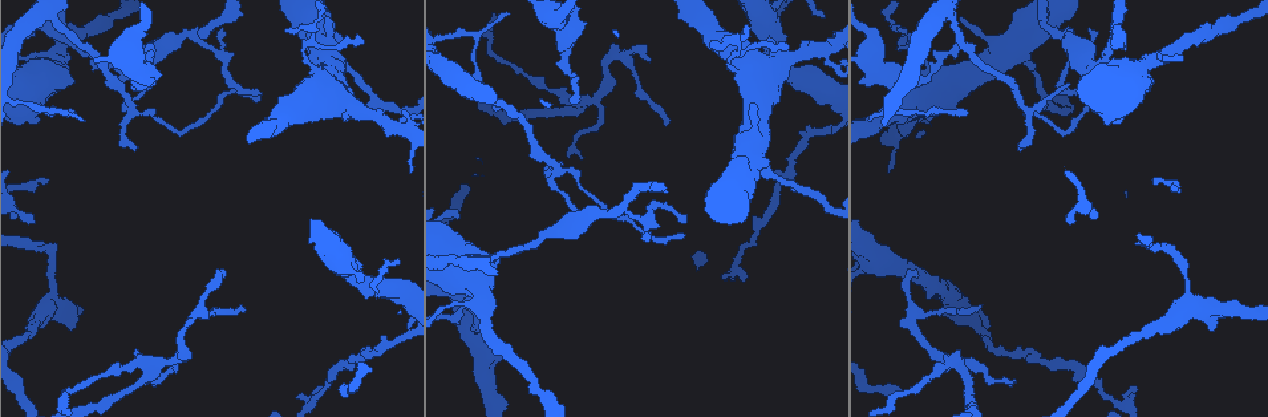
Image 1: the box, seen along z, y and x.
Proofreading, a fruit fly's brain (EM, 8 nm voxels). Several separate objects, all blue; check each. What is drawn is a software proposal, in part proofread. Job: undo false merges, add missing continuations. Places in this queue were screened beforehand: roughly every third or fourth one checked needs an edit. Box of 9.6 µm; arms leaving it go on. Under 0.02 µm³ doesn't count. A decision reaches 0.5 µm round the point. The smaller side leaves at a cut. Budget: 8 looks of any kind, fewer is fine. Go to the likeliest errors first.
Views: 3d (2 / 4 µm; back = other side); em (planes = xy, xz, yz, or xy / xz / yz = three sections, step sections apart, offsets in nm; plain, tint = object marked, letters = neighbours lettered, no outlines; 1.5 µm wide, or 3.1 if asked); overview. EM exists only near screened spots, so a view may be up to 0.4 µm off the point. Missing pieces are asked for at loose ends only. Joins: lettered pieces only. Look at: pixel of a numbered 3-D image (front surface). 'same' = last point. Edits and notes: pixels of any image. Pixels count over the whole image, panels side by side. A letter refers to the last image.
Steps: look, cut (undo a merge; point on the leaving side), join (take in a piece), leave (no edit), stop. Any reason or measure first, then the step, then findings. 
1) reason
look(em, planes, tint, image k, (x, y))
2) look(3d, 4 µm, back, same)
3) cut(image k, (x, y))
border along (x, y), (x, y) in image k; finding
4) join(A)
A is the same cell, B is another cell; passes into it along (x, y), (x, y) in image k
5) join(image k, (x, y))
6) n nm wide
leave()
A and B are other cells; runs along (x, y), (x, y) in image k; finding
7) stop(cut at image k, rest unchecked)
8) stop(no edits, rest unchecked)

thin end
look(em, planes, letters, image 1, (324, 18))

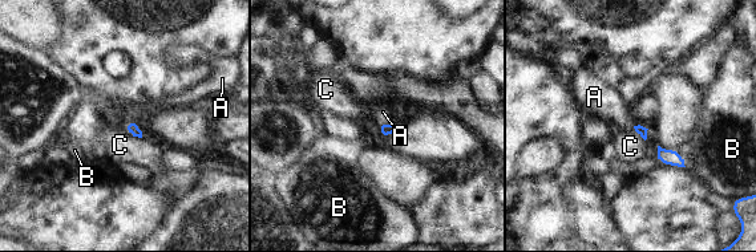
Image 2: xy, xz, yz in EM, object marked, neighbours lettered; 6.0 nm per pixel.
join(A)
A is the same cell, B and C are other cells; it goes on there

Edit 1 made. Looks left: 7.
look(3d, 4 µm, image 1, (954, 361))

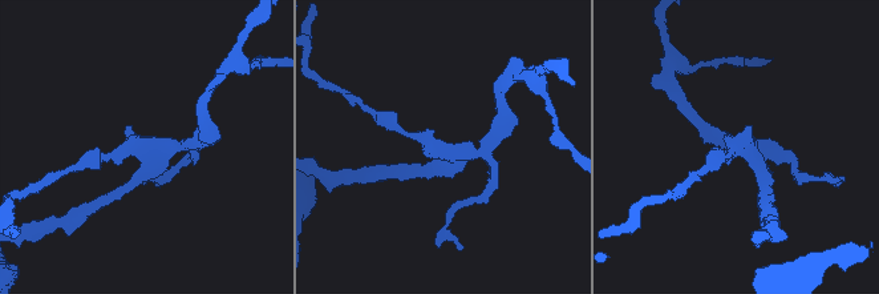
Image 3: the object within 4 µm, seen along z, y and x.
look(em, planes, tint, image 3, (164, 146))

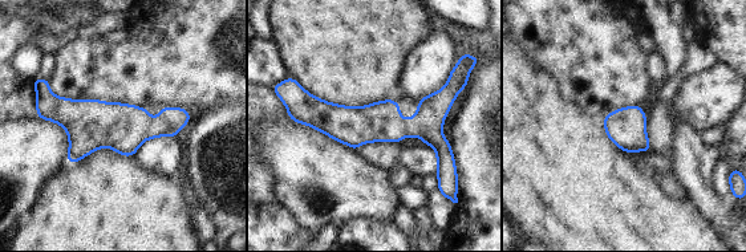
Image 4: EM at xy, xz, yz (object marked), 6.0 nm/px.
look(em, planes, letters, same)

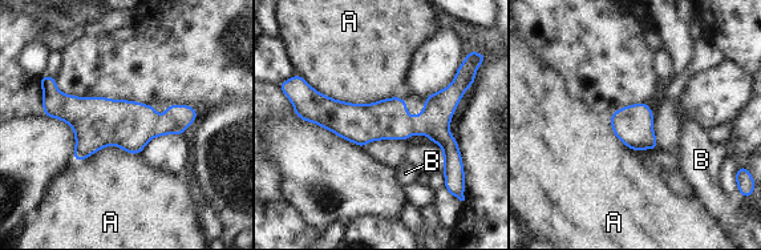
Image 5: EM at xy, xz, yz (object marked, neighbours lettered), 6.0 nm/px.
leave()
A and B are other cells; runs along (303, 108), (429, 125), (454, 153) in image 5; one neuron here

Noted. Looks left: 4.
free end
look(em, xy, step 8, letters, image 1, (217, 31))

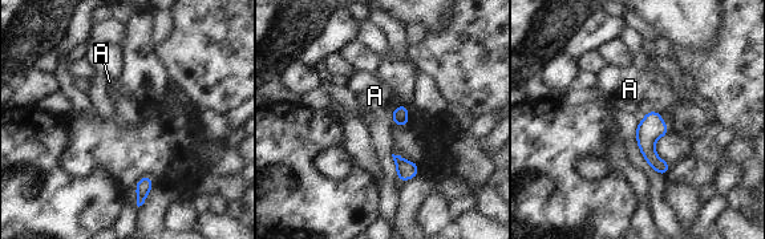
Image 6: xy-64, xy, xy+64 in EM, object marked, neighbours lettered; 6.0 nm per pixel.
leave()
A is another cell; none of them fits

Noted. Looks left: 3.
stop(join at image 2, rest unchecked)

